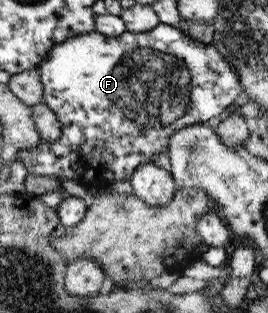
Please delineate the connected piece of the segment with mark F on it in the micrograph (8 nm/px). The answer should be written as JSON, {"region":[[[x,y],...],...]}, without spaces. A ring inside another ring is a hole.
{"region":[[[160,23],[152,30],[144,32],[124,31],[119,37],[104,36],[96,30],[77,34],[75,37],[60,42],[60,44],[55,44],[49,50],[48,58],[45,58],[36,67],[39,70],[40,82],[43,86],[43,103],[56,113],[61,124],[61,137],[55,141],[40,139],[37,147],[34,147],[33,150],[19,150],[17,152],[17,161],[22,162],[30,174],[40,177],[58,178],[60,176],[70,178],[70,180],[75,179],[83,187],[96,185],[101,189],[105,187],[111,188],[111,185],[116,180],[130,181],[132,173],[137,169],[137,166],[153,162],[159,152],[168,153],[168,147],[166,147],[168,146],[168,139],[177,130],[186,128],[191,124],[207,123],[210,118],[214,118],[214,116],[218,116],[224,110],[232,107],[234,99],[243,92],[243,86],[239,83],[237,72],[225,62],[225,58],[220,56],[220,53],[211,42],[200,42],[189,38],[188,35],[178,31],[175,27],[173,28],[172,25],[164,23]]]}

